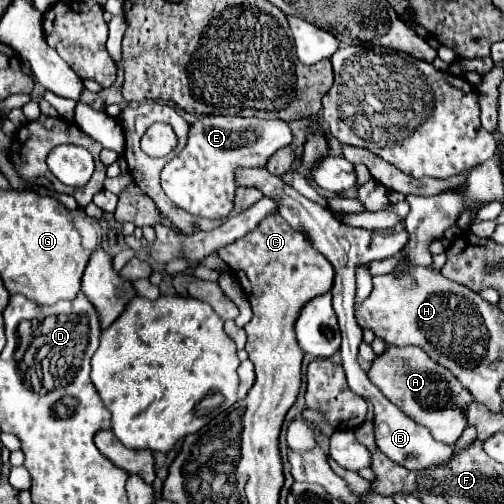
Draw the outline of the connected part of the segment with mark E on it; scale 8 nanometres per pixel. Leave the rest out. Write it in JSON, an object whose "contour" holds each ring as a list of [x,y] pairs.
{"contour":[[[200,116],[196,122],[190,124],[188,130],[188,142],[184,150],[174,156],[162,170],[162,188],[166,196],[186,212],[202,218],[226,218],[234,208],[234,192],[236,192],[236,180],[234,172],[238,168],[264,168],[268,158],[288,146],[292,142],[292,132],[288,122],[280,120],[260,120],[260,118],[238,118],[238,116]]]}

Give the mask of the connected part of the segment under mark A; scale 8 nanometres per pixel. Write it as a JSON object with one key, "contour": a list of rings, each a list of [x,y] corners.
{"contour":[[[386,346],[384,354],[372,360],[368,370],[370,380],[396,402],[410,418],[424,424],[432,436],[444,444],[454,444],[468,426],[464,410],[474,400],[472,394],[458,382],[458,378],[438,362],[434,362],[418,346]]]}

